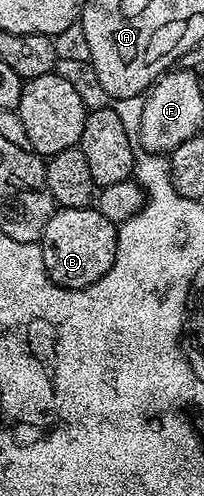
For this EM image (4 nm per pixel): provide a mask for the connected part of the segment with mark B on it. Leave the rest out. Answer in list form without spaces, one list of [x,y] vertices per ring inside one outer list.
[[[61,208],[46,222],[44,237],[38,242],[49,278],[60,288],[88,288],[114,266],[117,225],[102,218],[95,208]]]

